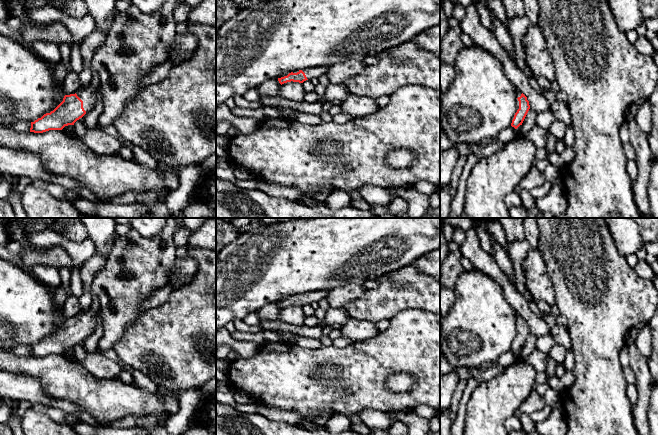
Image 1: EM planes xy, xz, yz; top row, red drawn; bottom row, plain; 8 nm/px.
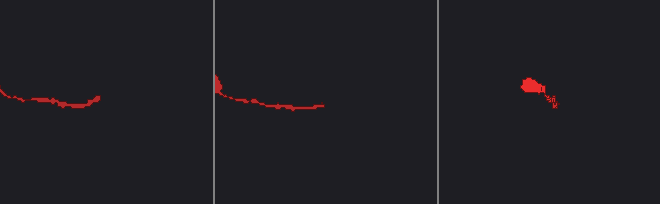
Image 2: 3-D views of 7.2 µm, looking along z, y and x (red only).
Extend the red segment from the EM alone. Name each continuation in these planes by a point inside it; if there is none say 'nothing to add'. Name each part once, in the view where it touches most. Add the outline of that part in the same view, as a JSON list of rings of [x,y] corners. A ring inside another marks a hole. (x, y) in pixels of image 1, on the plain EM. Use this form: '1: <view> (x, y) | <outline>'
1: xy (88, 318) | [[[90,306],[85,311],[79,310],[79,312],[72,318],[75,317],[83,325],[83,332],[87,337],[94,331],[97,321],[101,318],[101,313],[94,311]]]

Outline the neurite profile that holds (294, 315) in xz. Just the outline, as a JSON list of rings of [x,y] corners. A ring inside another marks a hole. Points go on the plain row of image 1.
[[[291,305],[280,310],[278,319],[289,324],[301,326],[304,325],[305,315],[302,307]]]

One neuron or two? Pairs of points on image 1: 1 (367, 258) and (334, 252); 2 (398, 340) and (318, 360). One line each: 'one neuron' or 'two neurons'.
1: one neuron
2: one neuron

